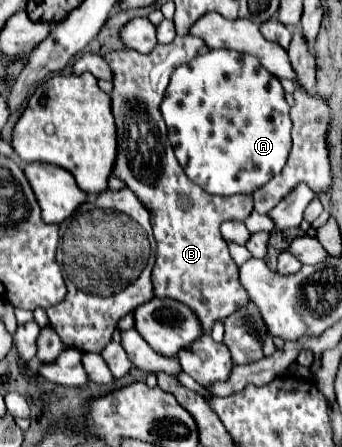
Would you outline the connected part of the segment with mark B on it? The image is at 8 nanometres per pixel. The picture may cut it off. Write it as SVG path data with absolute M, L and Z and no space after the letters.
M189 35L175 37L171 45L157 45L147 55L135 49L121 49L107 53L105 59L115 73L111 107L117 123L119 155L113 175L121 177L151 213L153 235L157 241L157 261L151 275L153 293L155 297L169 297L193 309L203 335L211 335L215 321L227 319L239 307L247 307L249 303L249 297L239 283L239 269L229 257L219 227L225 221L245 221L253 211L253 199L251 195L209 195L191 183L173 155L159 111L175 67L189 63L205 45L199 37Z

